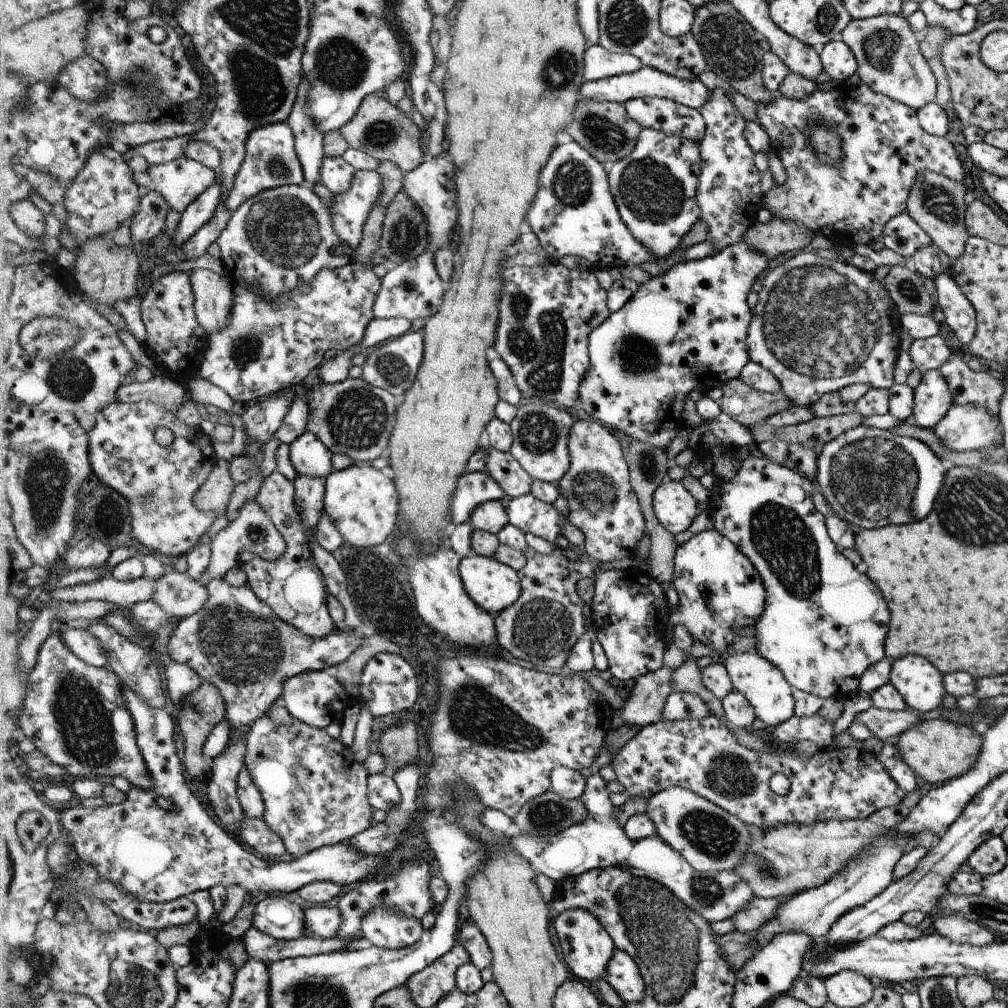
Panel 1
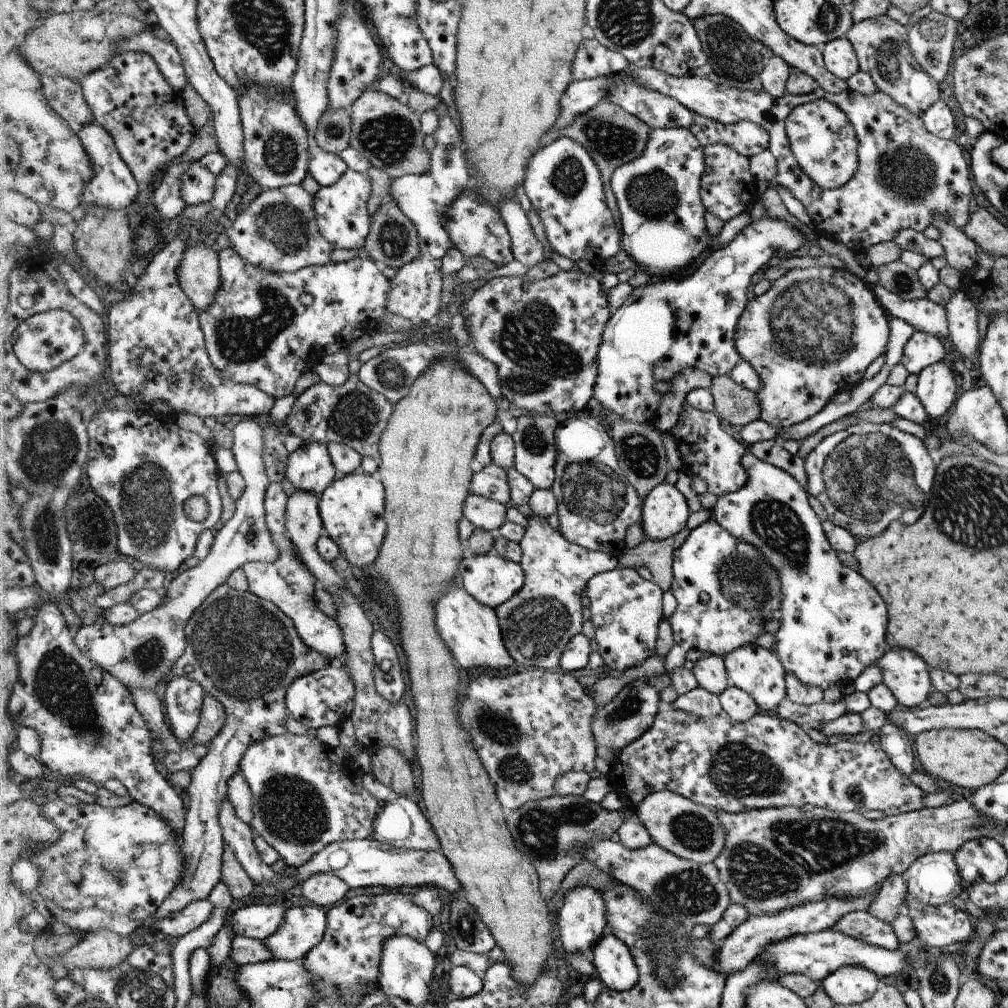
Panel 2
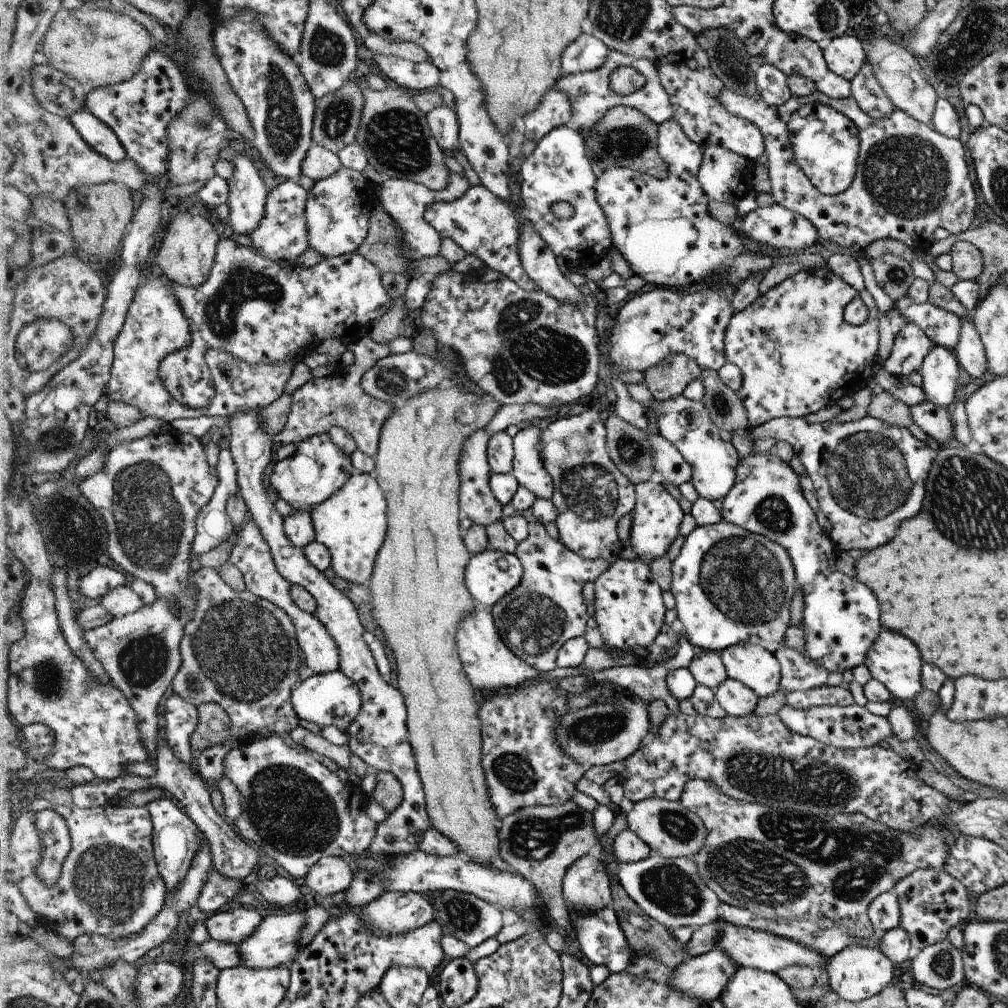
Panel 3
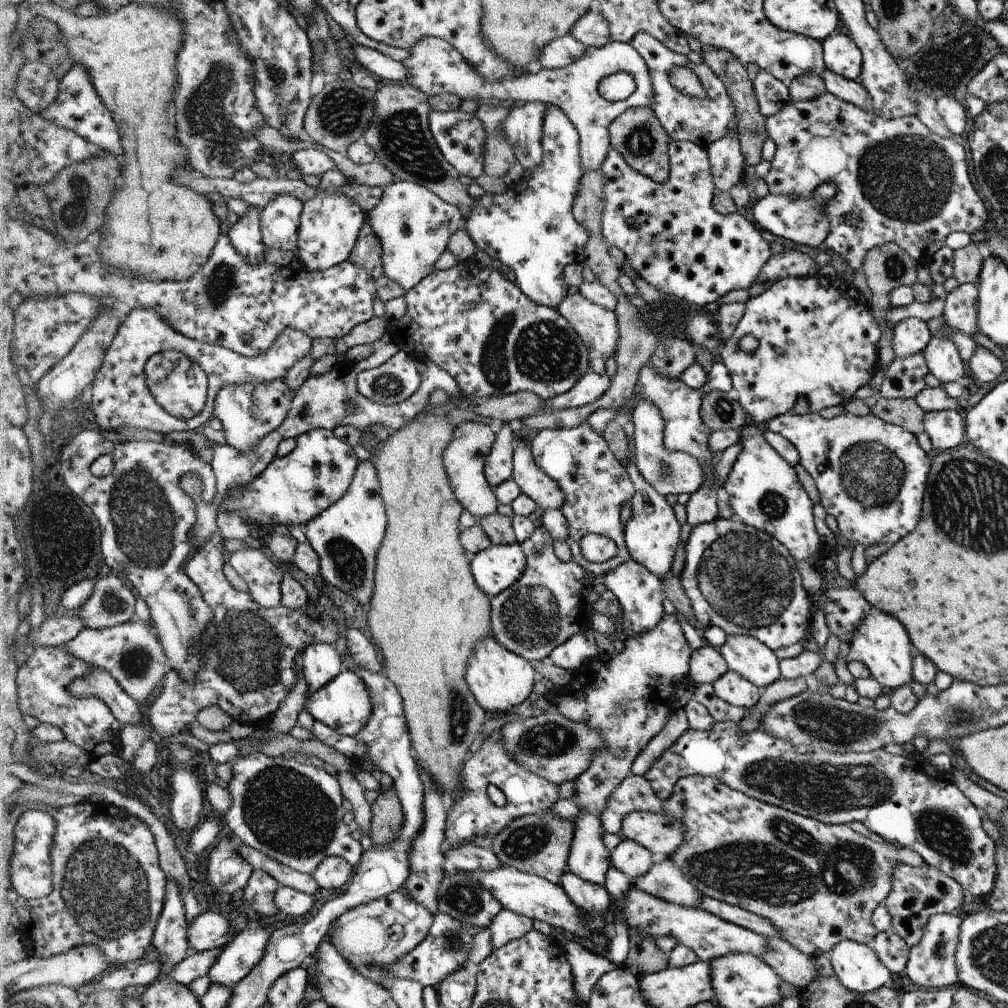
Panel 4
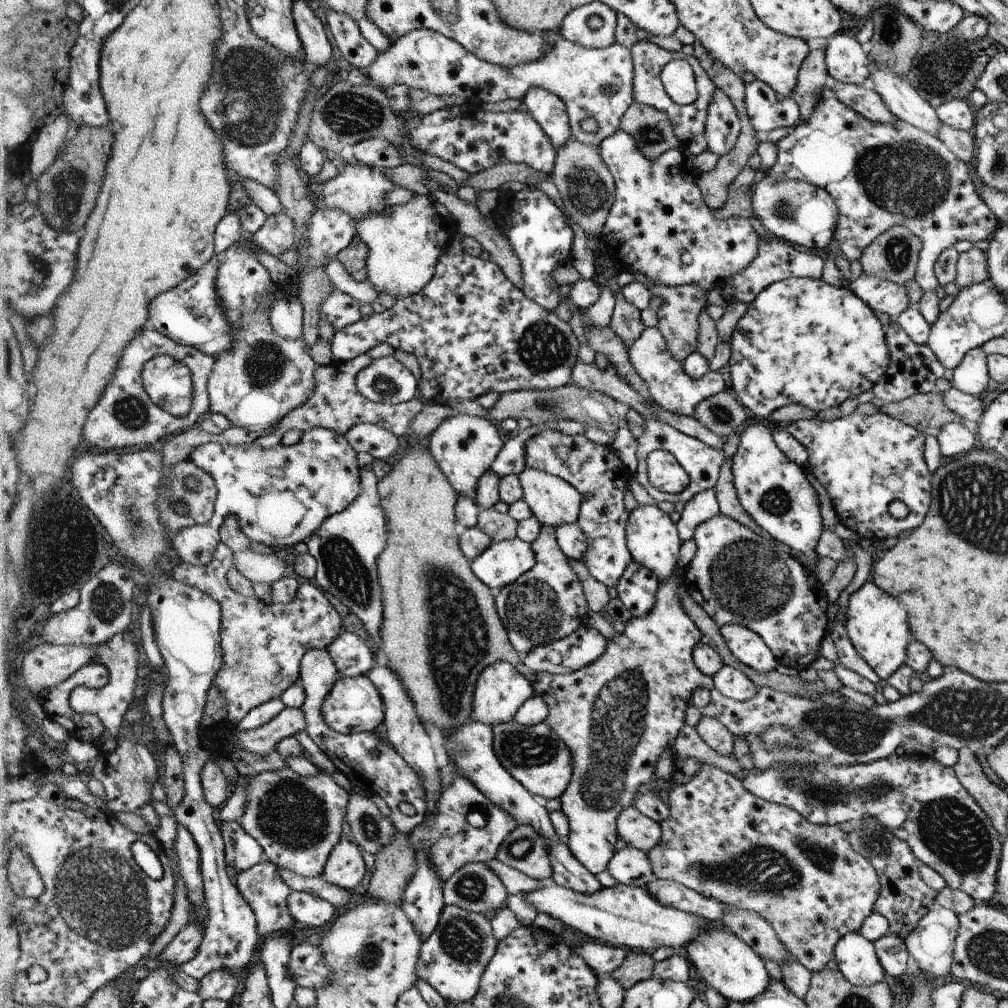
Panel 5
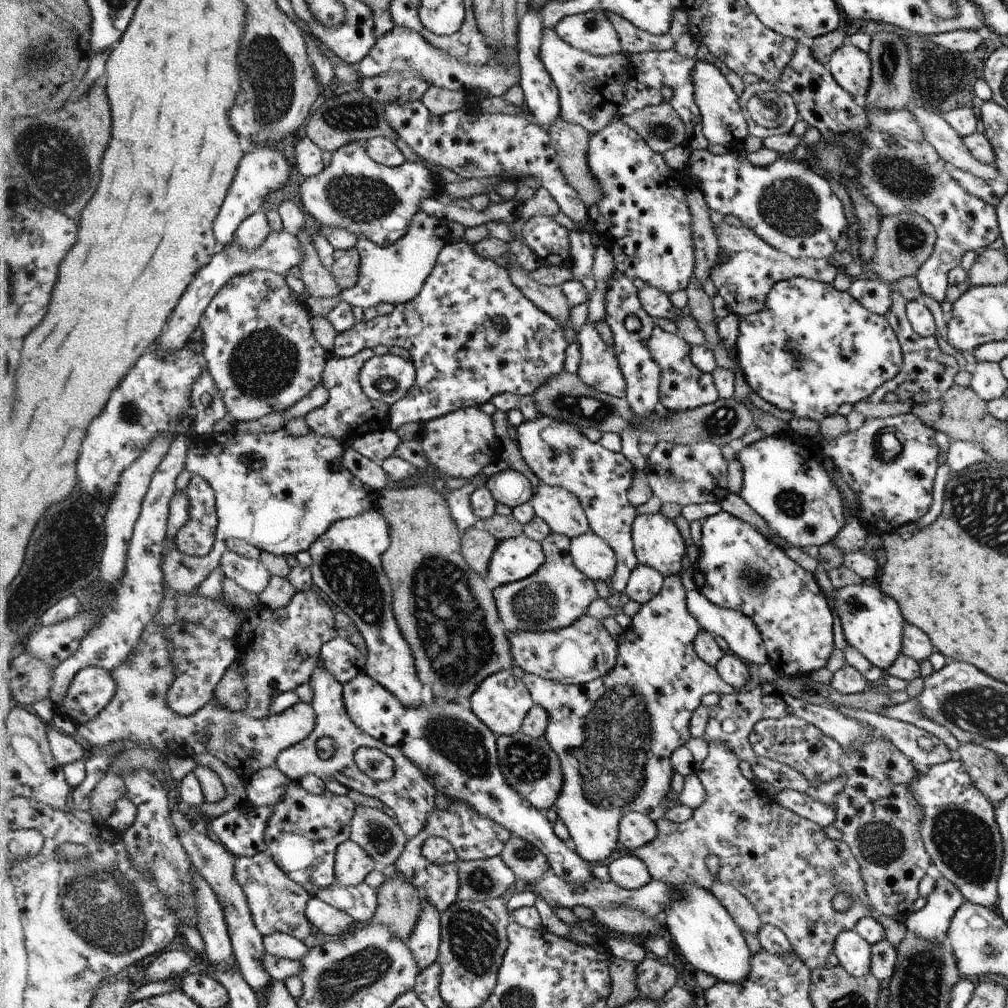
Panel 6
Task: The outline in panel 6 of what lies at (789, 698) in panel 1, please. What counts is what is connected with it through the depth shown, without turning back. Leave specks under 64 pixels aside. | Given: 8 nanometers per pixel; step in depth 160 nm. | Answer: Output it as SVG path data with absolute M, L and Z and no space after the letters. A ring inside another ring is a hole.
M696 589L687 592L687 607L699 621L703 631L708 631L710 634L716 634L716 636L724 638L730 650L733 650L733 654L738 655L747 664L757 665L770 661L770 655L767 653L762 632L755 625L755 621L748 615L742 614L736 609L727 609L715 605Z

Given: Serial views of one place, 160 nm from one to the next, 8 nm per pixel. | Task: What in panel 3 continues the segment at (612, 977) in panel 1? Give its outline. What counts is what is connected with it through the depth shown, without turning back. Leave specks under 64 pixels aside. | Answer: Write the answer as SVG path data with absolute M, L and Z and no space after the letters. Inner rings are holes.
M611 905L606 906L604 910L598 910L592 916L580 914L580 910L569 910L569 914L578 946L593 965L605 966L610 974L620 974L631 966L634 961L634 954L629 948L627 936L623 932L622 925L619 923L618 916Z

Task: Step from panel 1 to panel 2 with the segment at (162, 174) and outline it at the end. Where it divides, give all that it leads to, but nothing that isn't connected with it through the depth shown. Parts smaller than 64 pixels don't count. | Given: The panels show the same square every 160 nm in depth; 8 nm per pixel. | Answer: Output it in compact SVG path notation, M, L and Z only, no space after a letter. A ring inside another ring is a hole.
M201 161L190 164L189 171L183 177L184 196L189 205L211 203L214 200L219 187L219 176Z

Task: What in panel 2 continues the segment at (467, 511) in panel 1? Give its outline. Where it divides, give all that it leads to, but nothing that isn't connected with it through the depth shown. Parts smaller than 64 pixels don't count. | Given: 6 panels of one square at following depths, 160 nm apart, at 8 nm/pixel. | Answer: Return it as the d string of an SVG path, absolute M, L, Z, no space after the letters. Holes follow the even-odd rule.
M492 462L472 477L474 494L508 504L511 502L511 485L507 470Z

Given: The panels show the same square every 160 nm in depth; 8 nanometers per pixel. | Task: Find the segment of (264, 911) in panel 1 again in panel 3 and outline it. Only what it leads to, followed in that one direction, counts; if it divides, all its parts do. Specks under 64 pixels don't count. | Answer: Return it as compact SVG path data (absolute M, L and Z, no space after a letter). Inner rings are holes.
M241 907L214 913L206 923L214 939L223 943L239 945L252 934L263 919L255 909Z

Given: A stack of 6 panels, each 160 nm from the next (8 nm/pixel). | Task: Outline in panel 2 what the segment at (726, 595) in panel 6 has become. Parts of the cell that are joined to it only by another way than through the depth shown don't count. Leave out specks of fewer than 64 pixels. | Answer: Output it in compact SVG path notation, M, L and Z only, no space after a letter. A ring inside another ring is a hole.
M714 518L692 529L684 543L674 549L673 575L670 591L677 600L677 607L668 618L675 640L674 647L664 660L668 676L673 670L684 666L686 654L691 648L698 648L712 655L727 655L740 647L754 644L754 640L765 632L764 622L772 620L776 612L781 612L783 591L779 571L765 559L761 550L730 534Z

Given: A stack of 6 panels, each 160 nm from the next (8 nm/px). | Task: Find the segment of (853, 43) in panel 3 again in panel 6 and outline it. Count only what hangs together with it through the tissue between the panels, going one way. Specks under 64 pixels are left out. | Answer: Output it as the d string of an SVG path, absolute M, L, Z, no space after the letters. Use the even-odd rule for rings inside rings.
M848 41L833 52L826 67L845 91L861 101L871 86L870 59Z

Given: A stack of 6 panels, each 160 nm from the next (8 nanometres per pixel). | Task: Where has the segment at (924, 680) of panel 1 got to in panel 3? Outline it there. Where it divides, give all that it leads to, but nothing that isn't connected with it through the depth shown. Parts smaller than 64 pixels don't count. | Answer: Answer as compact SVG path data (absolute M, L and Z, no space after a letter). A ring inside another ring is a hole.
M883 630L879 640L867 654L864 665L871 672L873 679L883 683L891 692L892 697L898 700L914 700L923 690L923 656L910 639L905 638L902 634L896 634L895 631Z

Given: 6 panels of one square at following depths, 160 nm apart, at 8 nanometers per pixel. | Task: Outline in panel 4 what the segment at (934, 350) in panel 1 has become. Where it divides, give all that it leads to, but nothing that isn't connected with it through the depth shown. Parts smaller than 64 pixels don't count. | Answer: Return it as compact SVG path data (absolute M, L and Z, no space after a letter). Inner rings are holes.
M916 317L901 320L893 328L893 347L896 357L910 357L927 348L931 340L930 327Z

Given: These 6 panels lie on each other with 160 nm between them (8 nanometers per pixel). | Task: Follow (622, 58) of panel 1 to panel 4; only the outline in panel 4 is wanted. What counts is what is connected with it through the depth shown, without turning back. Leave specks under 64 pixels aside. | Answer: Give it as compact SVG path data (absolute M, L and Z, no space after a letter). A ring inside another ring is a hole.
M570 33L555 38L542 48L539 61L543 69L557 69L572 64L587 48Z

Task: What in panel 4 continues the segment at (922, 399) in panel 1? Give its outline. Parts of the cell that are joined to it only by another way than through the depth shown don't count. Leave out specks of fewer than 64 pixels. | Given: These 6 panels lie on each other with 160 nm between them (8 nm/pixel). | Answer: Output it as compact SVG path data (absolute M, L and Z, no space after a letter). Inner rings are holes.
M950 333L931 335L930 344L923 353L929 372L940 380L941 386L950 381L962 382L964 374L956 372L962 372L965 364L960 360L959 347Z

